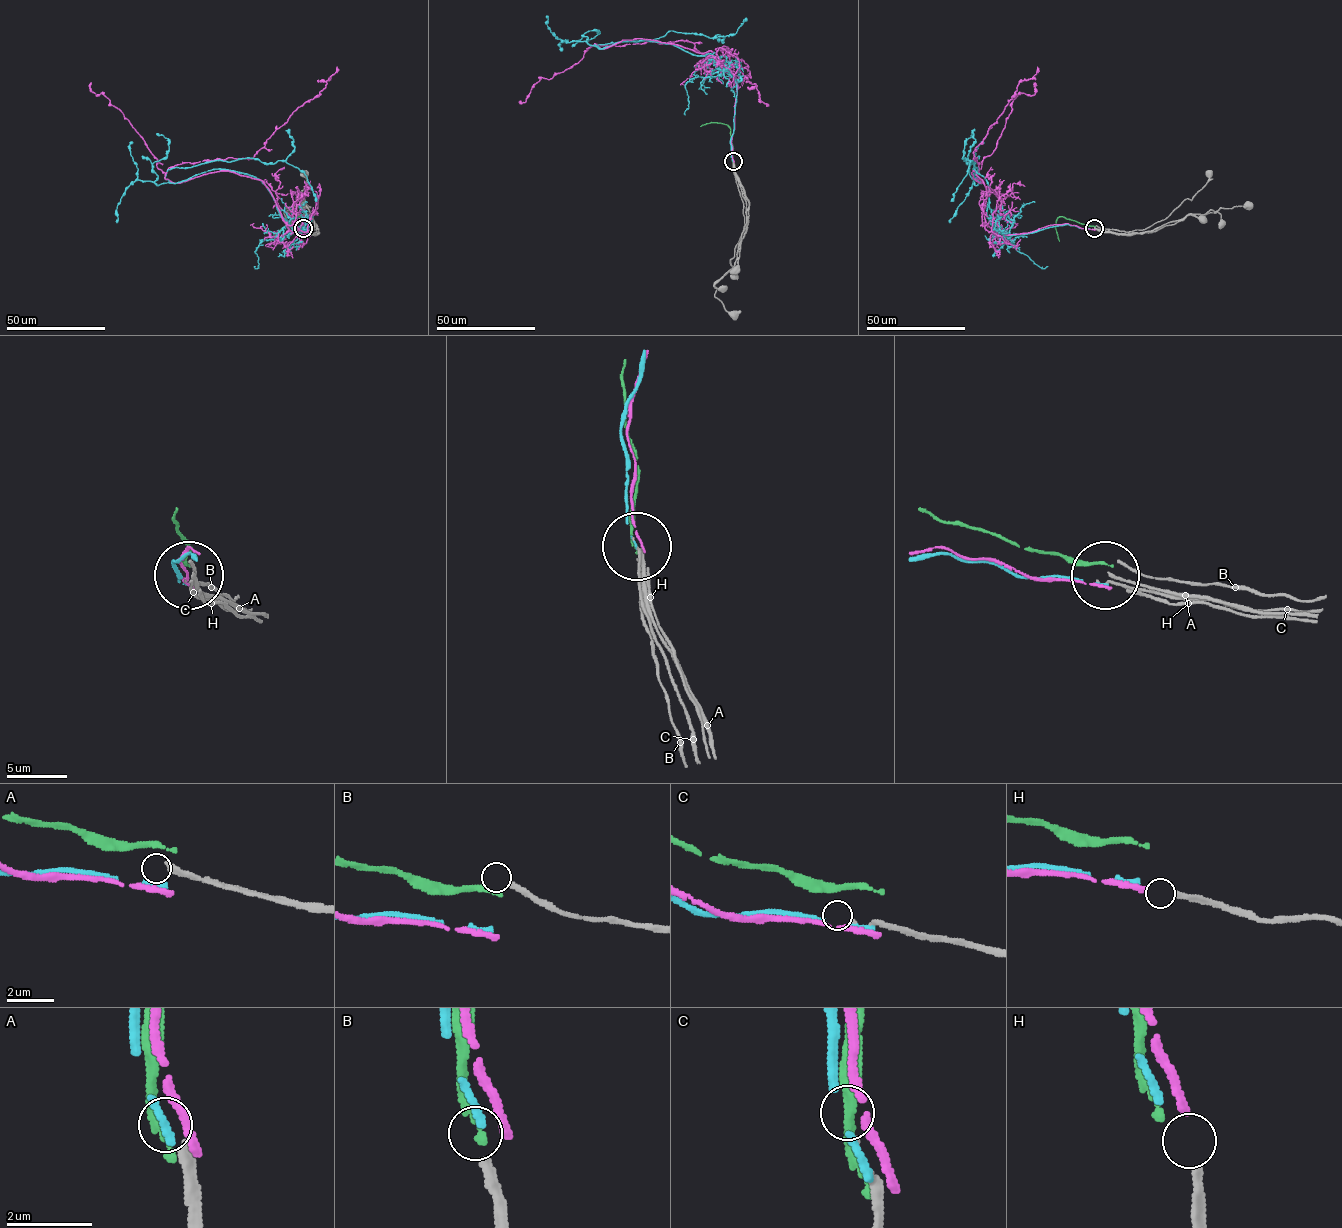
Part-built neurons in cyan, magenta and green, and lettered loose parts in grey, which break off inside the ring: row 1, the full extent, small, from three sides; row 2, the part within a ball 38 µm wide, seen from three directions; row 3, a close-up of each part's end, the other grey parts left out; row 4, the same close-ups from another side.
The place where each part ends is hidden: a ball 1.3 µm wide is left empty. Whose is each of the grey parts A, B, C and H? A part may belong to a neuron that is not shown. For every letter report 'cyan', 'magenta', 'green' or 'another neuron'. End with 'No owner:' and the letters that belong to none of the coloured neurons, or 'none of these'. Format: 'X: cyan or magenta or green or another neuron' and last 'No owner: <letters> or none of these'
A: another neuron
B: another neuron
C: another neuron
H: magenta
No owner: A, B, C

